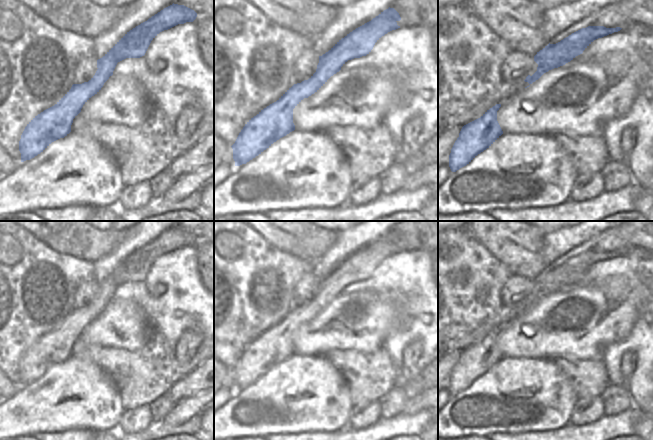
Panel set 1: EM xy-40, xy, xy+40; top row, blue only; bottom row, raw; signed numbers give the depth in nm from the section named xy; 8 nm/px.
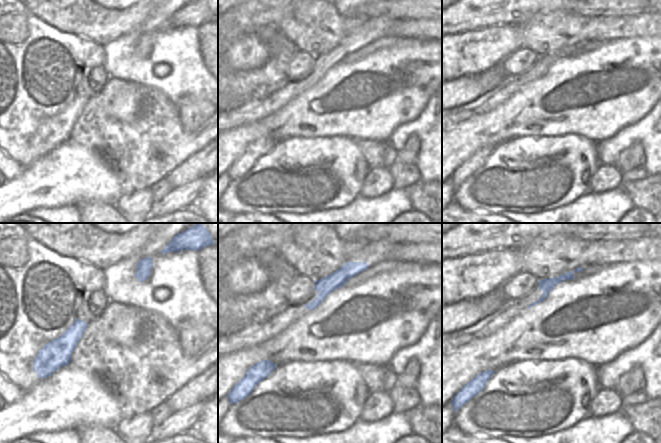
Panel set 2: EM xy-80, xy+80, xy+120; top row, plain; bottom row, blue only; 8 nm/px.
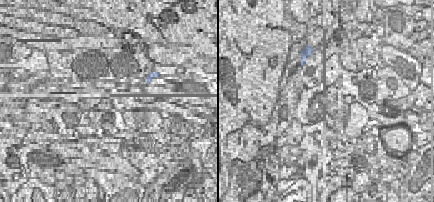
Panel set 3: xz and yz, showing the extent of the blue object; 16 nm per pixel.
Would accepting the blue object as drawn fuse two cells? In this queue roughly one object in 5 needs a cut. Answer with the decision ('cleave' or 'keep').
keep

